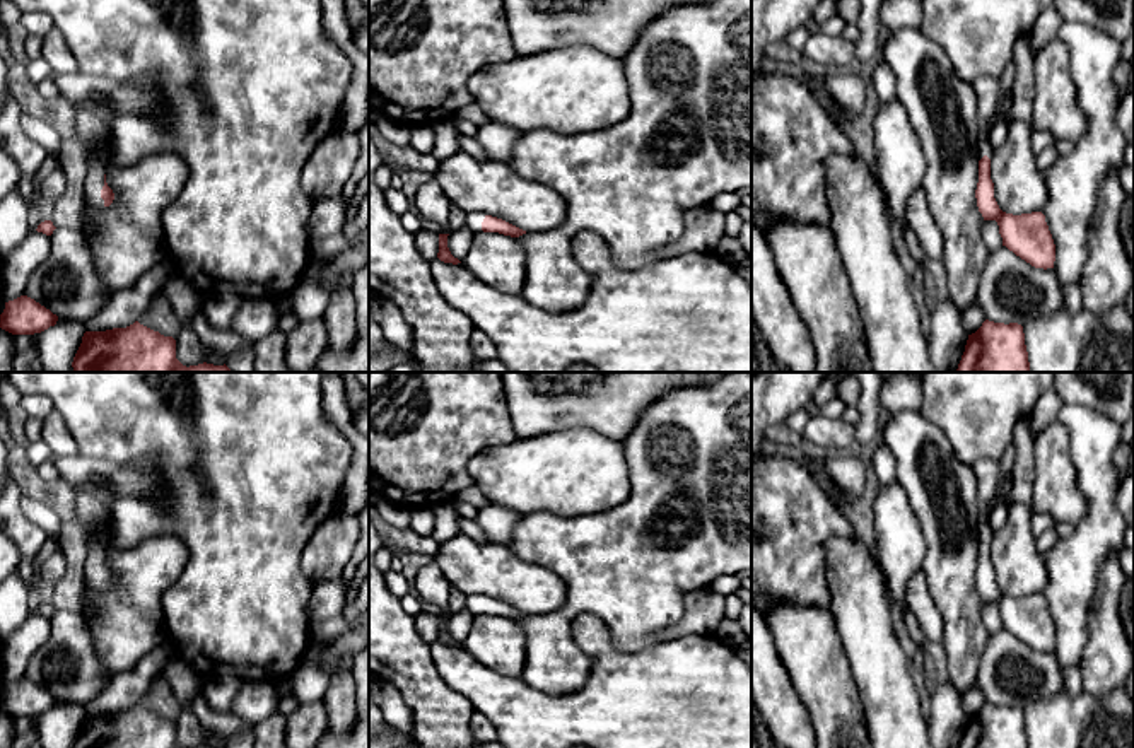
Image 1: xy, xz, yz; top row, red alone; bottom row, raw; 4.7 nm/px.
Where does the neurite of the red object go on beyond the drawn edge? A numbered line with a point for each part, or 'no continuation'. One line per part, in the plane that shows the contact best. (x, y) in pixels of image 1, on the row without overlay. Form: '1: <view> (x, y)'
1: xy (94, 566)

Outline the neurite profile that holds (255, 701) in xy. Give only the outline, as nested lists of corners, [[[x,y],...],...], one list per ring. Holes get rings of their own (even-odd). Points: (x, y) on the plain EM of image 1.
[[[241,681],[229,712],[251,726],[256,726],[277,712],[275,687],[268,681]]]

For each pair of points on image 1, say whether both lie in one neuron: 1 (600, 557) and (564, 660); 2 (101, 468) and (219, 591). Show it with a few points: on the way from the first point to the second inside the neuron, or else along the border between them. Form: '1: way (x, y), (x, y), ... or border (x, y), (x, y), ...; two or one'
1: way (598, 583), (562, 619), (562, 634); one
2: border (161, 473), (157, 496), (123, 496), (115, 501); two

